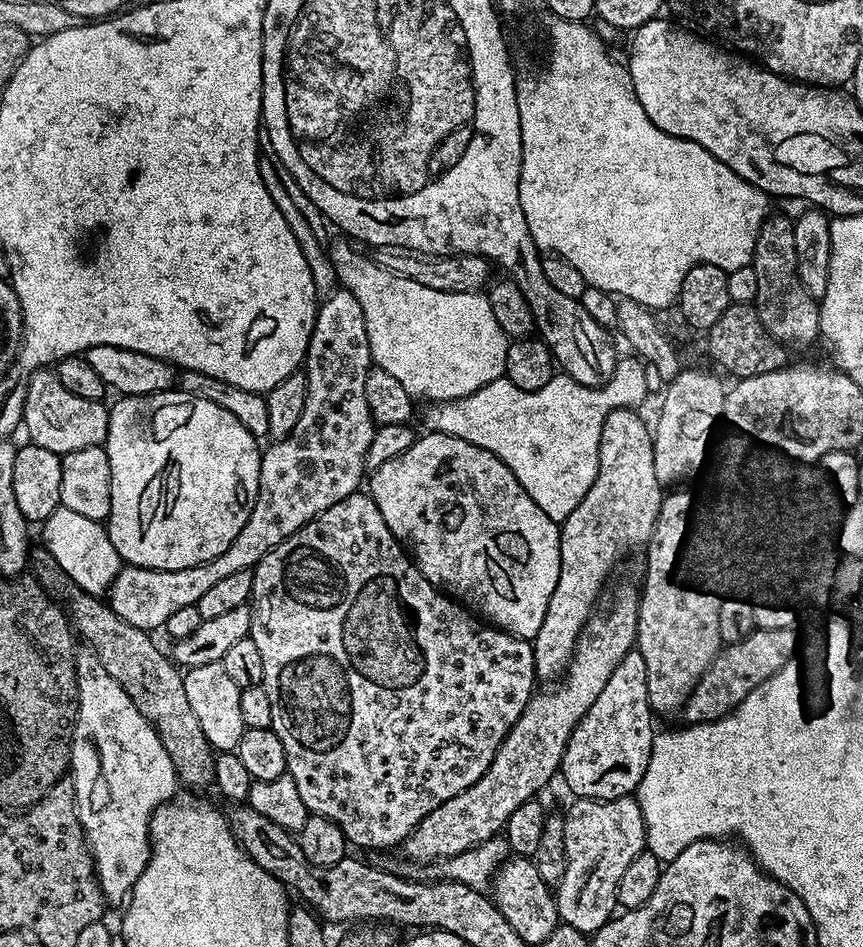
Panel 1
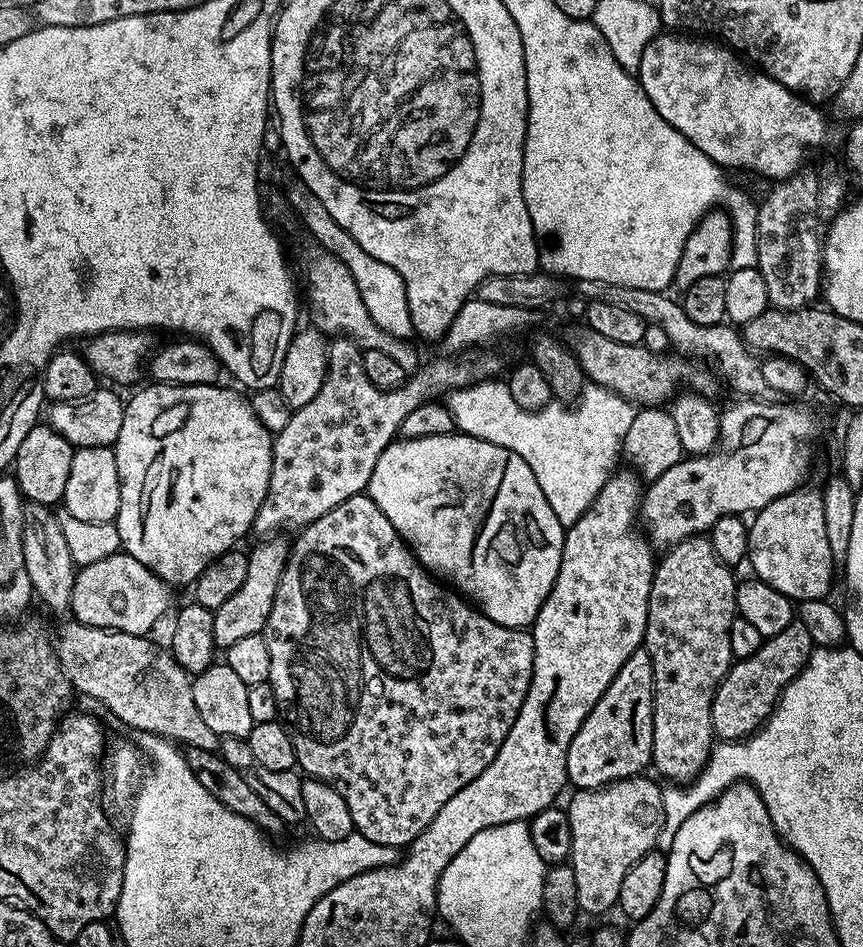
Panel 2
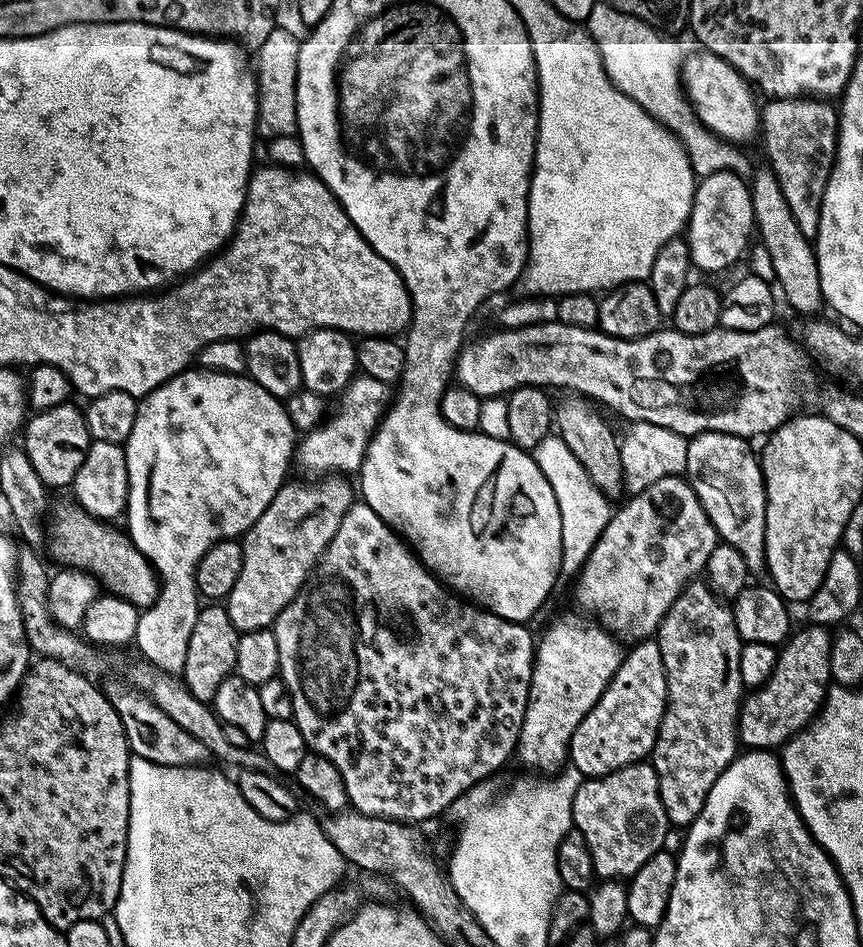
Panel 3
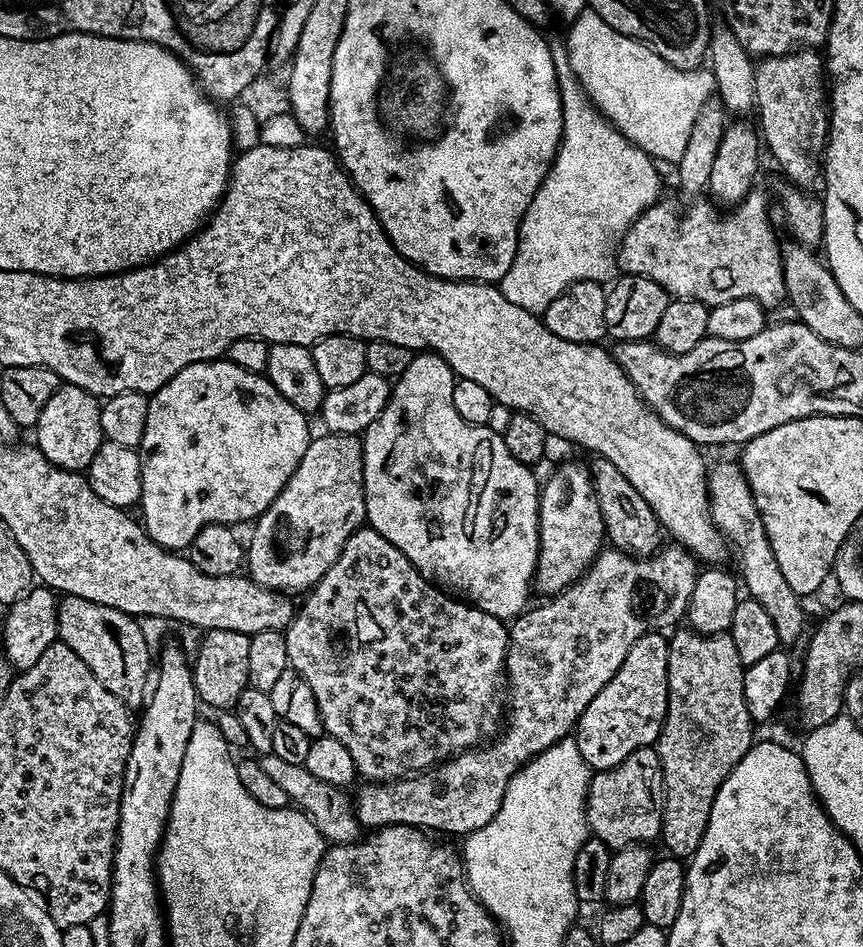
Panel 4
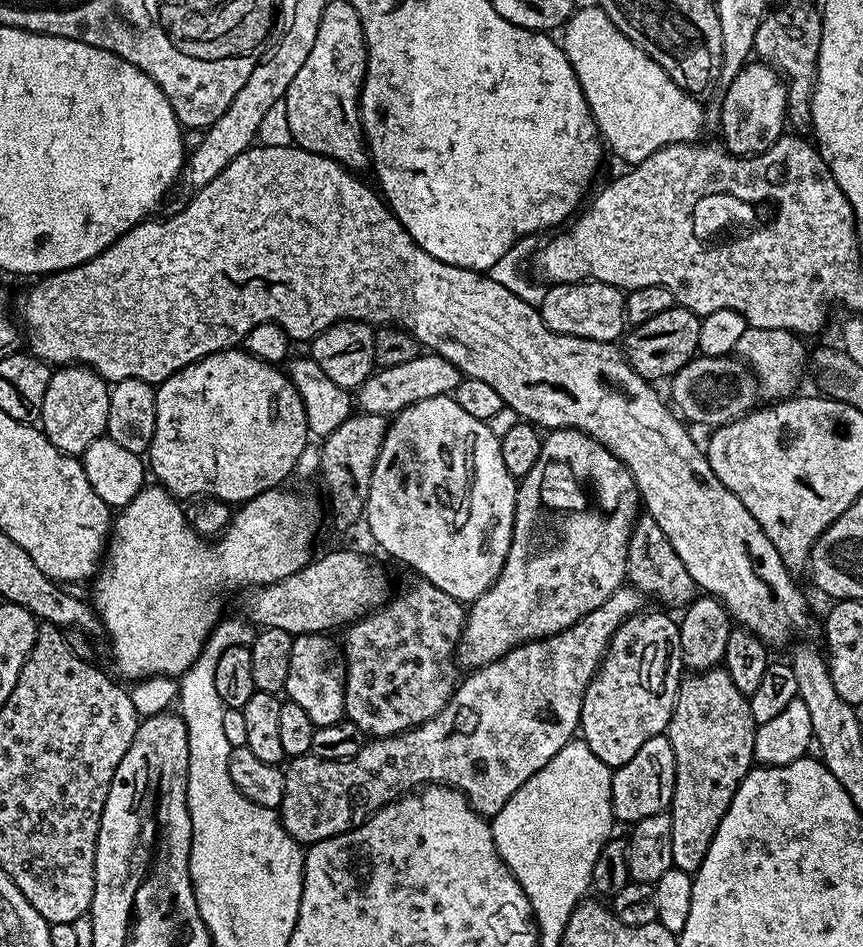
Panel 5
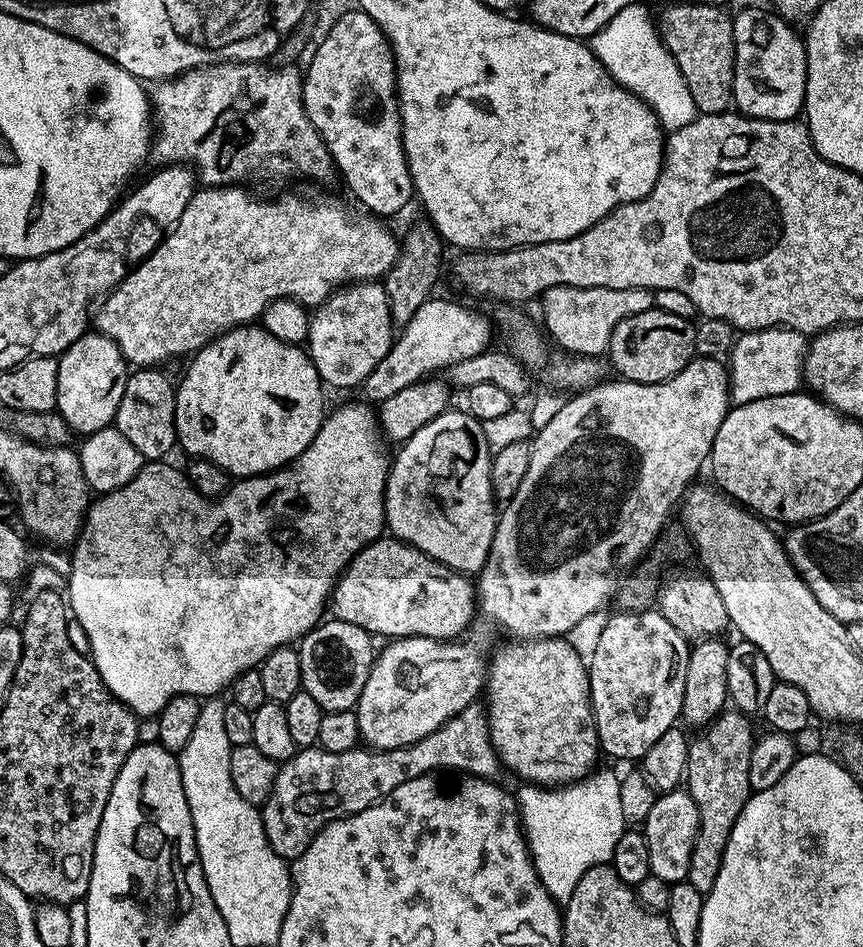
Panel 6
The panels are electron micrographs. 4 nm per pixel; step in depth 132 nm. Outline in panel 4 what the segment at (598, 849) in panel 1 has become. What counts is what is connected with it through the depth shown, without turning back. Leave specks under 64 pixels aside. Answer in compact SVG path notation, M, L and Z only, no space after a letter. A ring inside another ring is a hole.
M655 747L634 750L618 766L597 771L588 781L588 830L610 849L655 841L664 817L664 771Z

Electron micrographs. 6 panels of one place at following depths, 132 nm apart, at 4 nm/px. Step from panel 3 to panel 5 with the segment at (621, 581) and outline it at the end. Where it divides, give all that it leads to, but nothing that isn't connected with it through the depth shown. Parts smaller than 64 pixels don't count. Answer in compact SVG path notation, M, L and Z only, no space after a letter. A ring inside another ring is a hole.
M621 586L618 590L614 590L614 594L610 598L606 598L606 602L602 602L602 606L598 606L598 610L590 610L590 614L586 614L581 620L574 622L574 626L570 626L553 636L544 636L541 640L531 640L525 644L519 644L517 648L510 649L502 658L498 658L489 664L483 664L481 668L469 671L467 673L468 677L465 680L463 677L457 683L456 691L452 693L452 697L448 700L448 705L438 714L434 714L434 718L430 718L430 722L422 722L417 728L400 732L397 736L382 736L369 739L362 746L362 750L358 750L358 754L354 754L348 760L323 760L311 754L289 759L284 768L286 794L282 798L278 809L280 820L284 823L285 830L301 846L311 846L319 842L319 840L325 840L331 836L340 836L343 832L349 832L356 825L364 823L379 808L384 808L387 804L393 804L400 797L409 795L409 793L419 789L421 786L434 784L457 788L472 803L473 810L485 818L498 815L502 810L502 806L506 806L506 802L510 802L510 798L514 793L526 781L534 778L534 774L538 774L538 770L542 770L542 766L546 766L546 762L553 760L558 754L558 750L562 750L562 746L566 746L577 735L580 726L580 715L582 714L582 702L588 689L588 683L591 682L596 669L600 667L600 661L604 659L604 652L608 649L608 643L612 641L612 635L618 630L618 626L622 626L622 622L626 622L626 618L630 618L635 612L641 611L642 604L640 604L640 600L642 600L642 596L636 588Z

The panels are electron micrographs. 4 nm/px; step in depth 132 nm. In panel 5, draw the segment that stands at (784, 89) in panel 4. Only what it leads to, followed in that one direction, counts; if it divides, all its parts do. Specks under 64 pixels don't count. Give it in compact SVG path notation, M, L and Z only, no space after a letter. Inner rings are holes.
M784 4L765 15L754 35L755 55L779 72L788 85L786 120L796 128L807 129L812 122L812 91L816 85L818 50L822 46L822 16L808 4Z

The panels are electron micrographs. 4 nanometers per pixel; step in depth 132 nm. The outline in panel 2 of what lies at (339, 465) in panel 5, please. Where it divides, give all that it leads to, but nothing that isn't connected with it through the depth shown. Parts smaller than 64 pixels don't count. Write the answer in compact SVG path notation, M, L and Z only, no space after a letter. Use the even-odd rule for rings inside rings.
M273 534L259 541L256 549L248 552L246 578L238 589L238 594L227 602L222 602L212 613L214 618L214 642L217 649L227 650L238 642L238 638L250 638L263 633L266 622L270 618L270 606L274 602L274 594L278 582L282 578L282 570L288 561L289 541L280 534Z

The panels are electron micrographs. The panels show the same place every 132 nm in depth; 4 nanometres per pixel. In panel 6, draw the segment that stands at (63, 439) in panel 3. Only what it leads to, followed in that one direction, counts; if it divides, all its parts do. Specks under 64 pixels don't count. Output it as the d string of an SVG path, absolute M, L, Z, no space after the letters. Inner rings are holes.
M88 330L58 359L60 365L55 411L68 423L69 429L73 433L80 432L81 437L109 427L116 419L116 411L130 375L130 365L122 350L118 350L116 343L100 331Z

